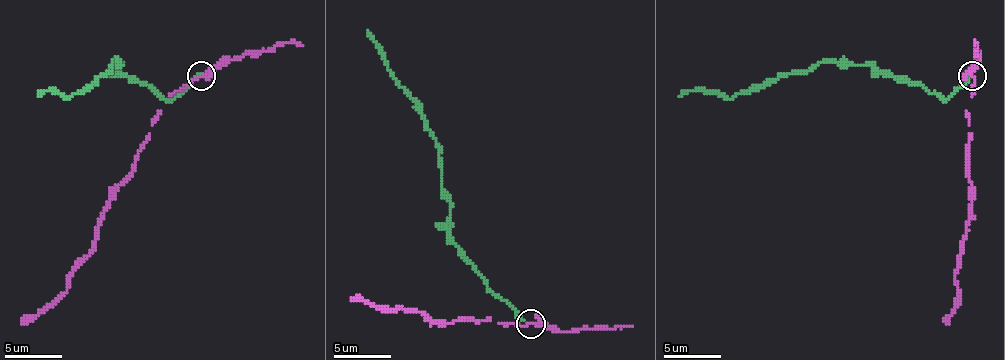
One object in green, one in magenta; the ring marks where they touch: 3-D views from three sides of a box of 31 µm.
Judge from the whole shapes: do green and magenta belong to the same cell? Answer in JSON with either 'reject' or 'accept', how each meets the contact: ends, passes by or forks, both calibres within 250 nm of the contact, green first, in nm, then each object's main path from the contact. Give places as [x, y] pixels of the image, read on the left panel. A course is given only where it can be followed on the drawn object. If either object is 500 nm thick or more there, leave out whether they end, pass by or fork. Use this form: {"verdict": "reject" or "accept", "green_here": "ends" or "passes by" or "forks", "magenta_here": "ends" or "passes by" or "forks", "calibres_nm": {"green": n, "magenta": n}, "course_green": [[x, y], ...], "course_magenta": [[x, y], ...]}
{"verdict": "reject", "green_here": "ends", "magenta_here": "passes by", "calibres_nm": {"green": 140, "magenta": 120}, "course_green": [[200, 76], [175, 99], [163, 99], [112, 62], [109, 71], [69, 99], [55, 91], [38, 96]], "course_magenta": [[200, 76], [169, 96], [135, 170], [103, 213], [95, 247], [72, 272], [67, 290], [21, 324]]}

